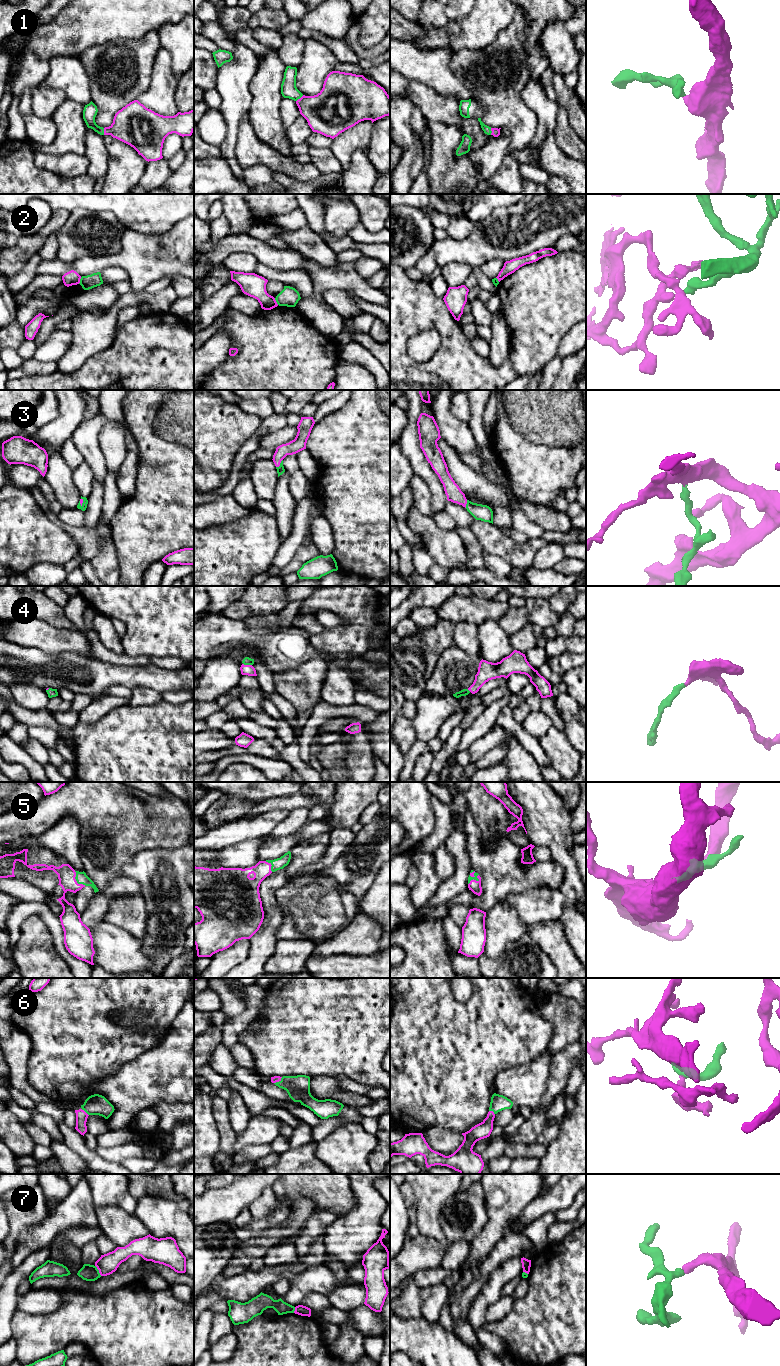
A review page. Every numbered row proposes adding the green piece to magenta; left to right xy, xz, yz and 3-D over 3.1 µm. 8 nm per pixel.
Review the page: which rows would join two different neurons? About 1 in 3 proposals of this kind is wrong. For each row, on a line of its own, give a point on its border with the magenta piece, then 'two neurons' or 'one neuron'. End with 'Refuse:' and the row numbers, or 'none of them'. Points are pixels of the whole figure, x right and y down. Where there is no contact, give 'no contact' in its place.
1: xz (300, 98) | one neuron
2: xy (79, 280) | two neurons
3: xz (279, 464) | one neuron
4: xz (247, 665) | one neuron
5: xy (76, 881) | one neuron
6: xy (85, 1112) | one neuron
7: xy (98, 1269) | one neuron
Refuse: 2

